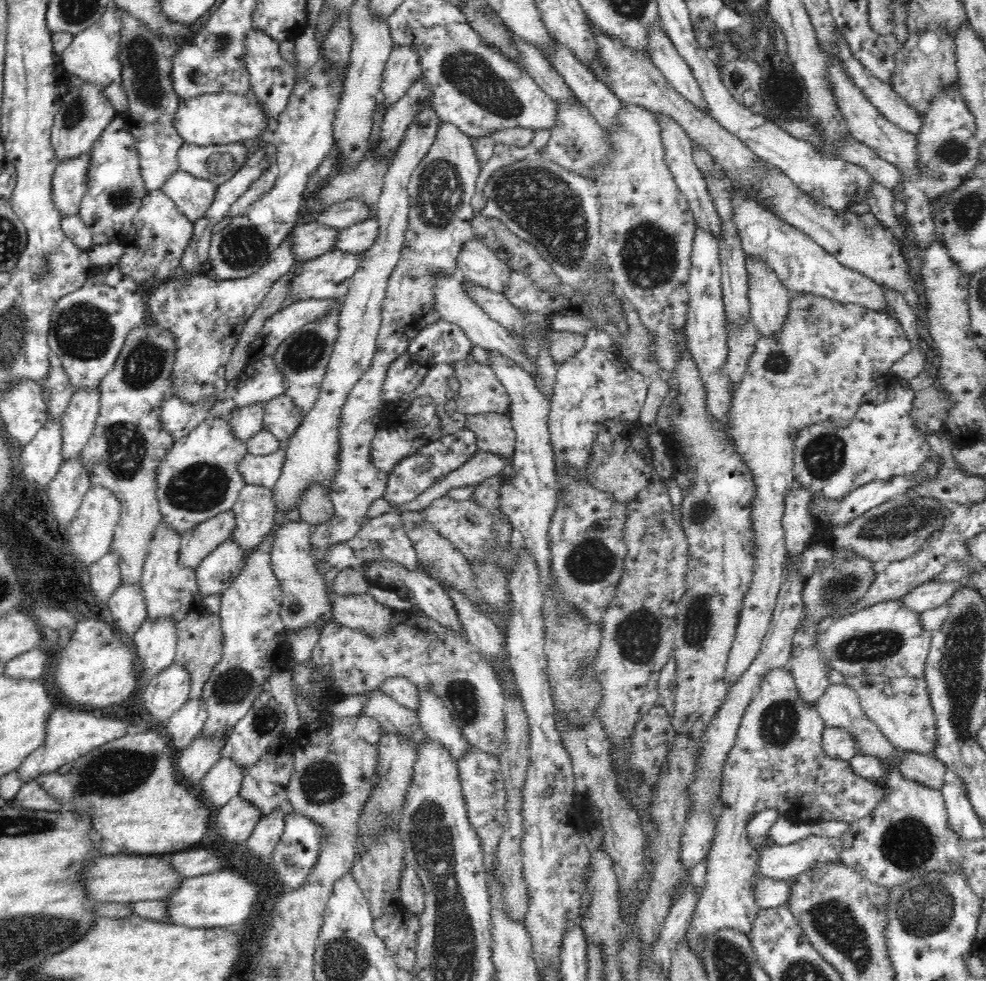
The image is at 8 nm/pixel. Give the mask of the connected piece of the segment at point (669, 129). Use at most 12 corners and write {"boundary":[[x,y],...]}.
{"boundary":[[655,117],[666,165],[696,226],[719,242],[720,217],[692,159],[693,141],[672,117]]}

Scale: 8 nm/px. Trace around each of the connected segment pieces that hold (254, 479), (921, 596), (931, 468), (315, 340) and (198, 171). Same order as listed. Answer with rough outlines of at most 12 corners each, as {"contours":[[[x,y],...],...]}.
{"contours":[[[287,447],[246,453],[237,466],[245,484],[274,488]],[[932,580],[897,601],[924,613],[946,605],[960,581]],[[937,456],[916,474],[876,480],[809,512],[842,525],[937,475]],[[330,309],[273,354],[283,392],[305,417],[339,334]],[[242,143],[182,144],[180,170],[215,185],[246,162]]]}

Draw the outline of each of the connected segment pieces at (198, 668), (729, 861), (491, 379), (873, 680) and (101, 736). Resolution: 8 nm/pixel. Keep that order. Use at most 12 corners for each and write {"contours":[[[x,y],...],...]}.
{"contours":[[[200,606],[178,621],[173,662],[201,698],[224,646],[220,614]],[[788,666],[765,675],[724,762],[705,888],[685,935],[747,935],[750,814],[854,824],[885,795],[824,753]],[[451,364],[460,383],[457,411],[509,414],[511,400],[492,367]],[[924,677],[847,678],[898,750],[934,754]],[[54,709],[46,740],[15,770],[23,782],[128,734],[129,721]]]}

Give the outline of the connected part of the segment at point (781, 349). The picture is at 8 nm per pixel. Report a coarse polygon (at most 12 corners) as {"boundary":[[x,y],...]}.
{"boundary":[[793,293],[734,391],[756,570],[726,664],[760,654],[789,558],[794,440],[848,426],[915,345],[894,316]]}

